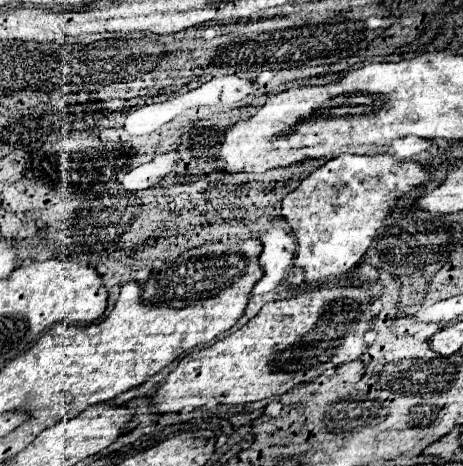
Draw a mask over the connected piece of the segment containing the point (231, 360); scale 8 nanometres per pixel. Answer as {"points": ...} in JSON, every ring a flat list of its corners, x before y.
{"points":[[318,288,308,290,298,296,268,302,246,326,232,332,230,336,216,340,212,346,190,352,184,356,178,366,168,374,168,378,156,386,156,394,150,400,150,410,156,414,166,412,180,412,184,408,200,408,210,398,218,400,220,404,248,404,256,400,264,400,276,394,288,392,292,386,302,384,310,378,324,374,328,368,336,368,344,362,356,360,364,350,366,344,362,334,368,328,370,316,370,294,364,288]]}

